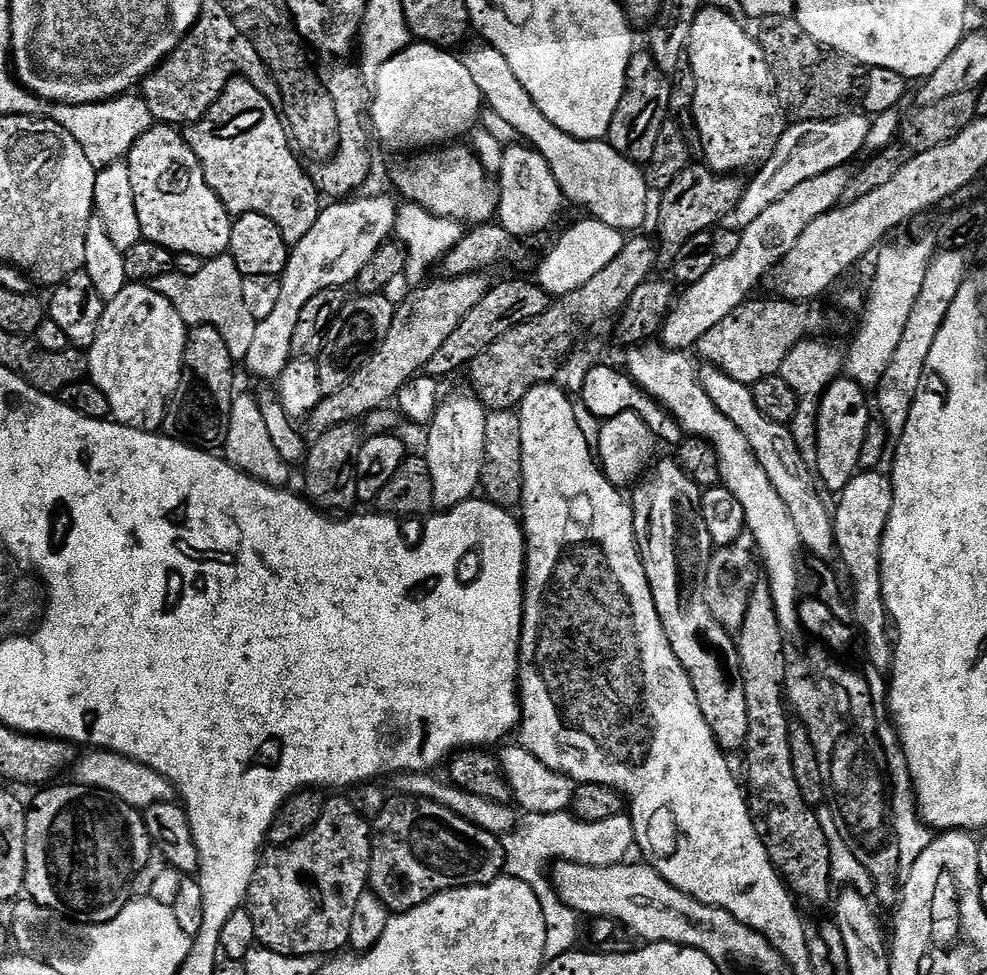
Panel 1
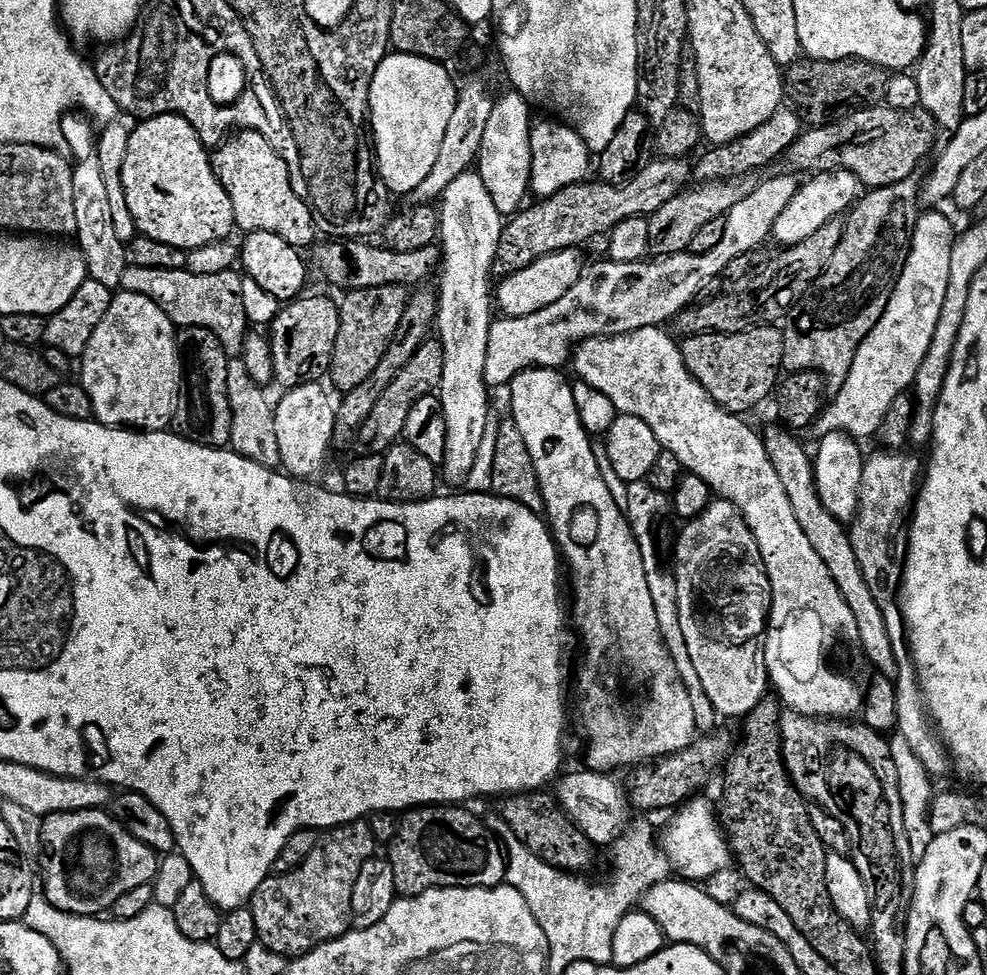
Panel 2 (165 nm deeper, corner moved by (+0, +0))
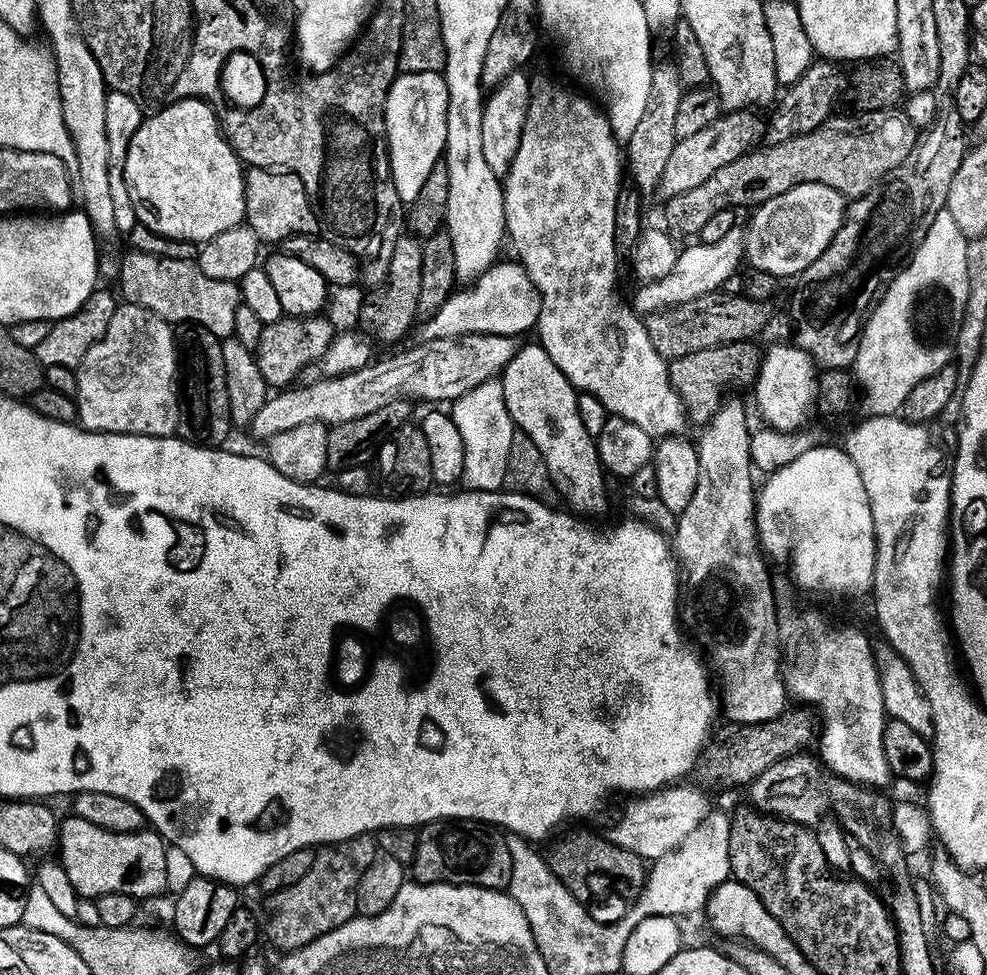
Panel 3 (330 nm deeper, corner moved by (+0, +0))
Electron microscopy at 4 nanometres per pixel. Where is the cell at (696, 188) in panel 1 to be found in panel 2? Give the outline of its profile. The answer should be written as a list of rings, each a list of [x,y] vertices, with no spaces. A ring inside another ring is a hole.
[[[781,106],[770,118],[770,122],[762,122],[758,130],[750,130],[742,138],[729,144],[718,144],[709,147],[708,153],[696,162],[694,176],[697,181],[727,180],[729,176],[751,176],[759,173],[759,168],[772,164],[776,159],[783,157],[791,148],[792,143],[802,134],[800,113],[791,106]]]

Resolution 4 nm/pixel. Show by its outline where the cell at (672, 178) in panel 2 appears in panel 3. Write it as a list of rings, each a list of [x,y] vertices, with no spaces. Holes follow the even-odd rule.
[[[756,110],[742,112],[725,111],[718,119],[706,126],[698,134],[685,140],[676,141],[676,149],[666,166],[666,174],[662,174],[662,182],[658,193],[661,201],[667,202],[678,198],[678,194],[686,194],[698,186],[703,186],[711,176],[718,174],[722,166],[730,166],[730,162],[738,162],[748,152],[754,152],[765,143],[768,124]]]

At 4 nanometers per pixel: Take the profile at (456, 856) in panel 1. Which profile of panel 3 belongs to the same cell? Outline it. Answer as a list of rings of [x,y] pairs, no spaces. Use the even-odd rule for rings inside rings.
[[[437,822],[425,824],[418,832],[420,841],[410,872],[418,884],[458,884],[469,888],[489,888],[491,892],[511,889],[514,858],[507,839],[499,831],[475,822]]]

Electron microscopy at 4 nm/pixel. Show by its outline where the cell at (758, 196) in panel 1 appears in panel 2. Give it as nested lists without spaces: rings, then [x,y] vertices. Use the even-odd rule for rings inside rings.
[[[772,176],[769,180],[761,179],[756,189],[738,202],[734,210],[730,210],[724,217],[726,222],[726,234],[722,234],[722,242],[714,246],[706,254],[694,254],[691,250],[679,252],[673,256],[661,256],[649,259],[647,262],[628,263],[626,261],[612,261],[609,258],[602,259],[601,264],[590,263],[583,269],[577,284],[569,289],[558,302],[538,310],[537,313],[525,317],[510,317],[493,319],[490,326],[490,338],[486,350],[486,368],[484,370],[484,383],[493,389],[511,385],[512,379],[525,372],[527,368],[555,368],[563,369],[569,363],[570,357],[576,347],[584,340],[592,340],[595,336],[621,336],[637,332],[643,328],[658,328],[675,321],[676,315],[683,308],[689,307],[697,299],[696,296],[712,279],[723,277],[726,266],[734,262],[734,258],[752,256],[755,248],[763,246],[770,240],[774,226],[778,222],[782,210],[790,206],[798,187],[798,180],[792,176]]]

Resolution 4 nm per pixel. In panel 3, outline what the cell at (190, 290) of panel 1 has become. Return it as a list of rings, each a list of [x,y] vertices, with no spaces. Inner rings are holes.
[[[129,251],[124,260],[121,259],[118,268],[118,281],[122,288],[121,297],[127,304],[137,305],[155,314],[160,320],[173,326],[190,323],[202,325],[221,340],[231,339],[235,335],[235,315],[242,303],[240,287],[235,282],[218,281],[208,276],[197,266],[197,263],[188,260],[160,259],[154,255]]]

